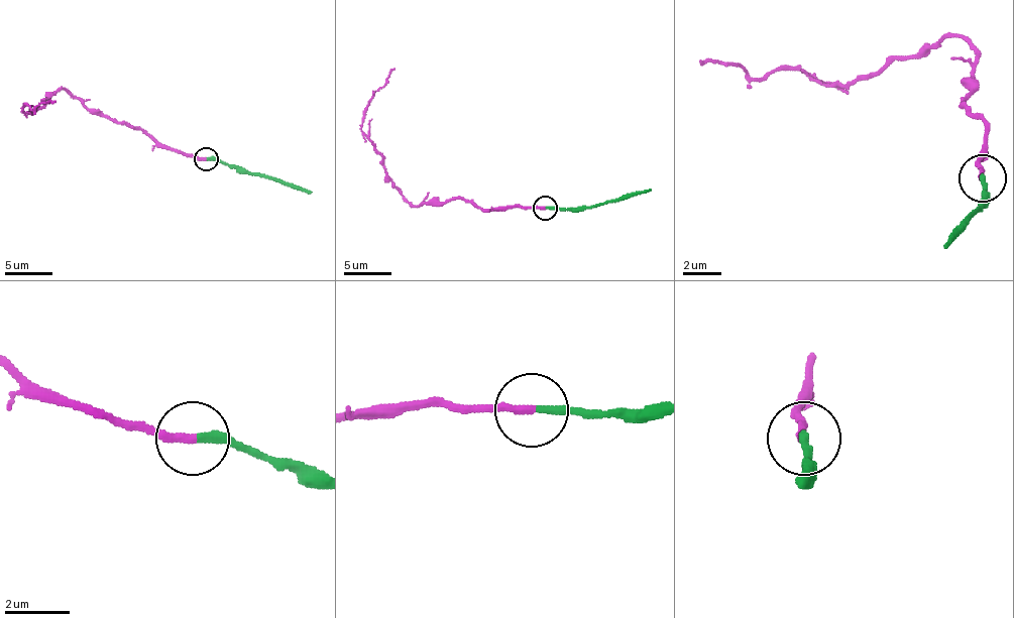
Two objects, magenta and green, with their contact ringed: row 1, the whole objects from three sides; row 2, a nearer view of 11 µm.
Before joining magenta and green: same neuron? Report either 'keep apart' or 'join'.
join

